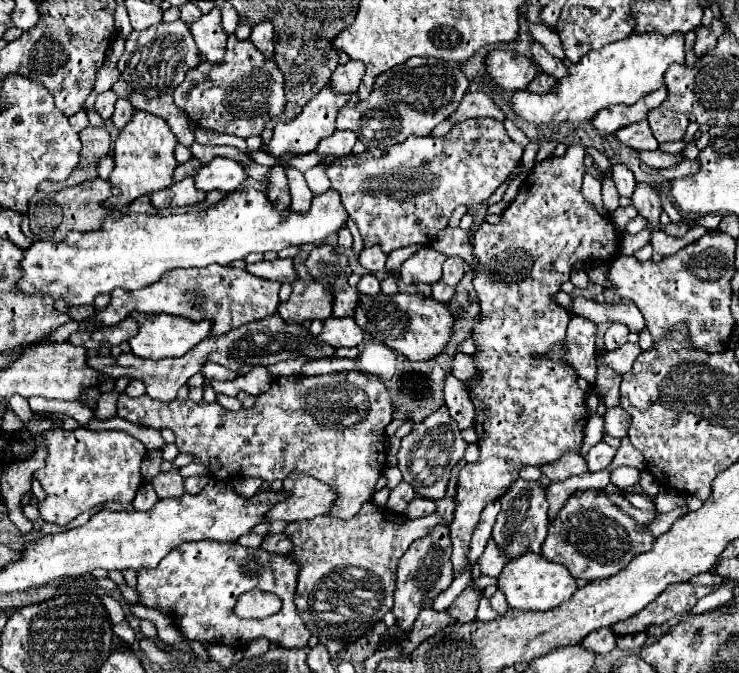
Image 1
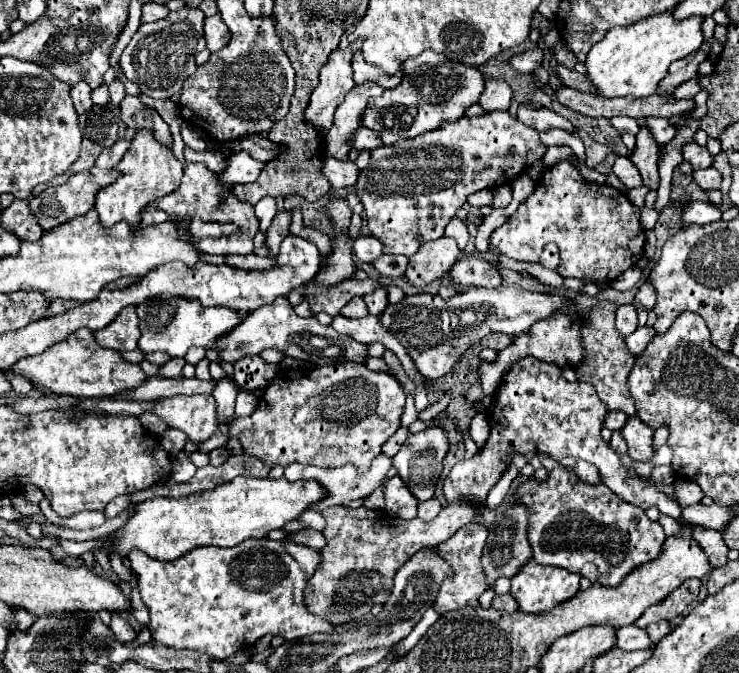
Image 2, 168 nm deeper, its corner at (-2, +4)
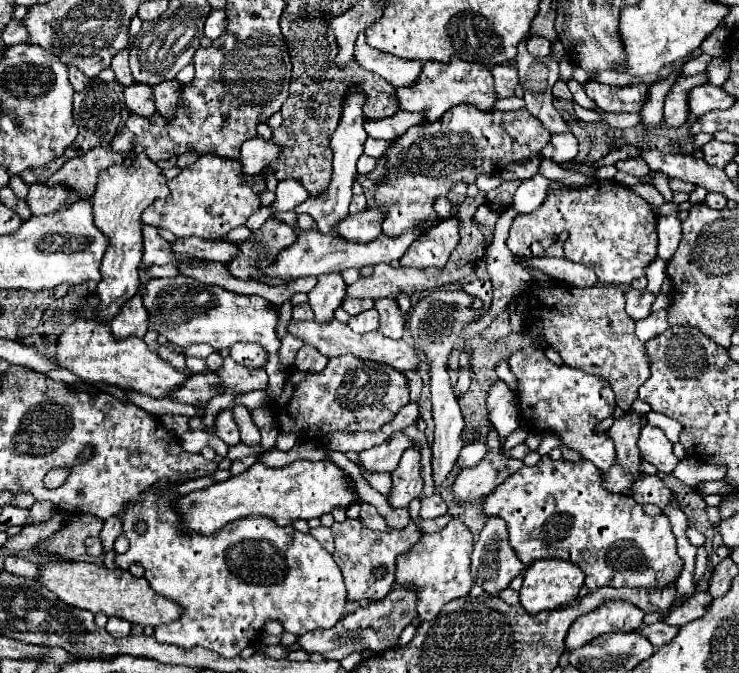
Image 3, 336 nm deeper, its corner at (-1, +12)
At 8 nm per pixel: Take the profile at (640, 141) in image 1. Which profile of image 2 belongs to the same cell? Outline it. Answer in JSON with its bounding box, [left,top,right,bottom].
[640,118,676,144]

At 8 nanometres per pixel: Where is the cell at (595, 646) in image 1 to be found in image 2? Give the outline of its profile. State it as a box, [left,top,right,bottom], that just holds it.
[616,626,652,650]

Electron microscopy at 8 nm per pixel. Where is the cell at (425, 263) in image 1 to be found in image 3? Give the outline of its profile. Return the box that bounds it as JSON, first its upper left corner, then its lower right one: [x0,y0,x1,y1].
[401,218,459,268]

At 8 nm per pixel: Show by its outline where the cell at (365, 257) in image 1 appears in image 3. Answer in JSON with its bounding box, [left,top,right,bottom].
[335,208,385,242]

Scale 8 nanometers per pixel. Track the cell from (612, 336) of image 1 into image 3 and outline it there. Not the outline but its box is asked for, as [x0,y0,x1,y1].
[625,290,655,320]

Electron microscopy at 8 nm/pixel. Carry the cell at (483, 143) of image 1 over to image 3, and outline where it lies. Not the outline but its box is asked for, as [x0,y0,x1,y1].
[375,104,549,236]

